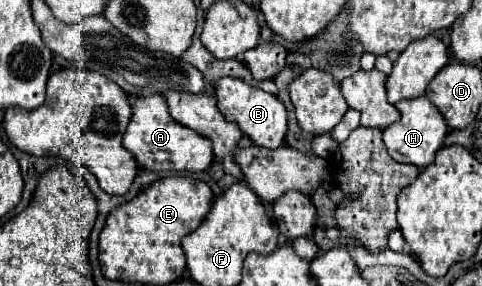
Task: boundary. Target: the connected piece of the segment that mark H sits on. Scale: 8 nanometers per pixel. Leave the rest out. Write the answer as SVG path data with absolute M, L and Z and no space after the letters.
M426 96L400 100L396 108L400 110L402 118L384 130L384 144L388 148L388 154L398 162L408 162L418 168L430 166L434 162L434 154L438 152L438 148L442 148L442 142L448 134L448 124L444 122L444 116L440 116L440 110L436 110L436 106L432 106Z

